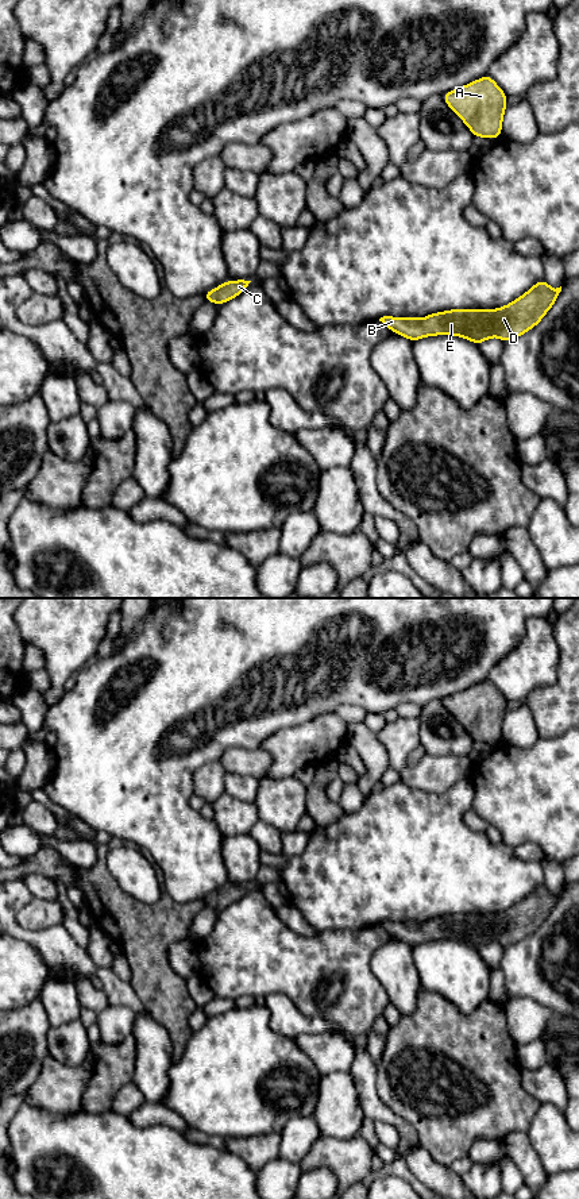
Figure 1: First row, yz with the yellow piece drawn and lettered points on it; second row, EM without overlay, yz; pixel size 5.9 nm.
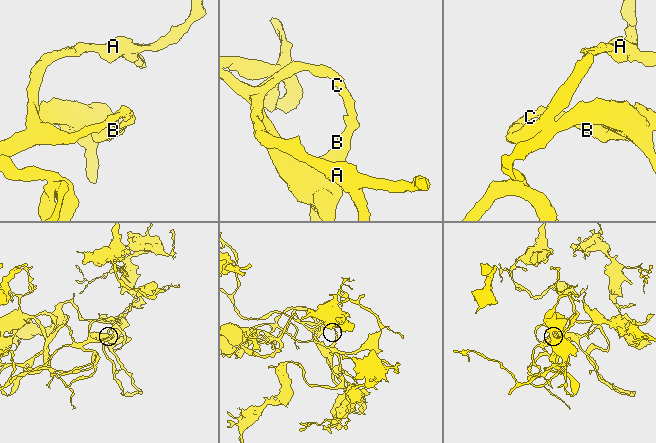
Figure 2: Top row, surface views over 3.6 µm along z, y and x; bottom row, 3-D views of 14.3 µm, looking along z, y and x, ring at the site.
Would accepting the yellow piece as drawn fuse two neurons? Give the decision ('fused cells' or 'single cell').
single cell

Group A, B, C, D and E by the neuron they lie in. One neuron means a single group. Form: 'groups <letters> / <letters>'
groups A B C D E

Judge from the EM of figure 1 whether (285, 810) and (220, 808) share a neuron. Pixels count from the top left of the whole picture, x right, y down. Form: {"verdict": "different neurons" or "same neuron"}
{"verdict": "same neuron"}

